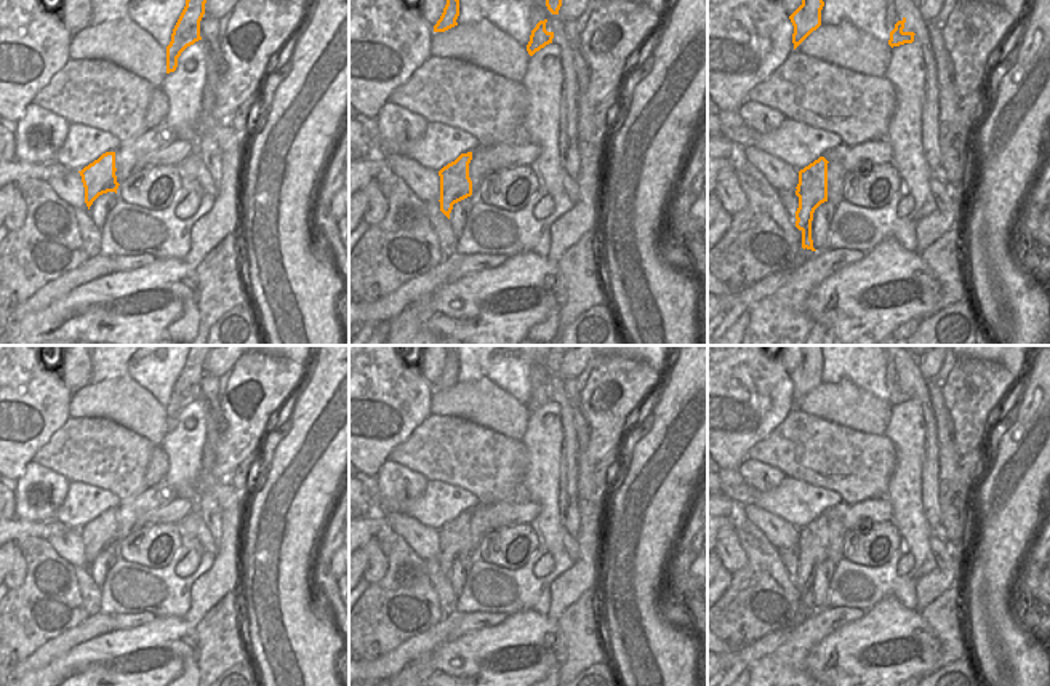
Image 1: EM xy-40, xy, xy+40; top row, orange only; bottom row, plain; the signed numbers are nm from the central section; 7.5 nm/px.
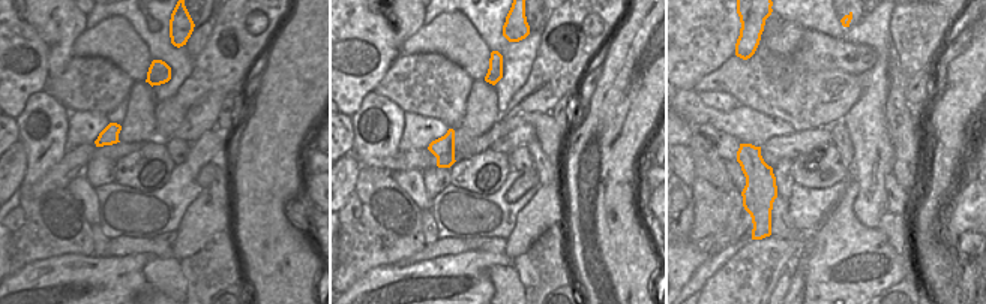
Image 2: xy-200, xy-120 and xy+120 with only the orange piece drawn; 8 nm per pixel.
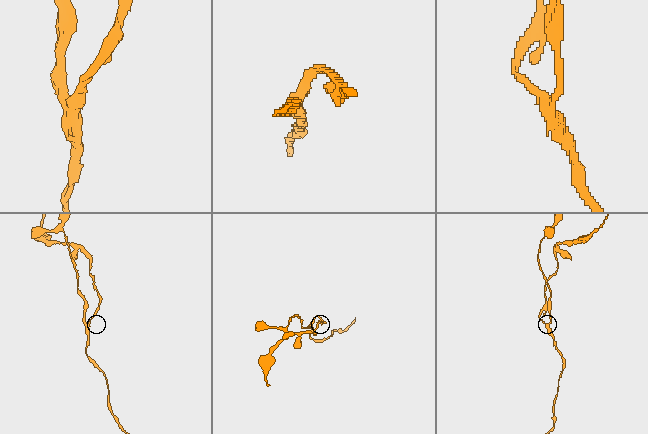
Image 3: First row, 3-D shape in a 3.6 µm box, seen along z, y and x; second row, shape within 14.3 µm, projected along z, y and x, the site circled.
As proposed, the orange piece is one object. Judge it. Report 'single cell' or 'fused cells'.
fused cells

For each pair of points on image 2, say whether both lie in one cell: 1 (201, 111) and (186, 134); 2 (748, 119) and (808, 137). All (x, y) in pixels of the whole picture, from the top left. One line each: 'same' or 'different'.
1: same
2: different

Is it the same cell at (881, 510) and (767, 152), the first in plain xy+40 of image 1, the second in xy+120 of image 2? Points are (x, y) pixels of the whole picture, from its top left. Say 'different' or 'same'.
same

